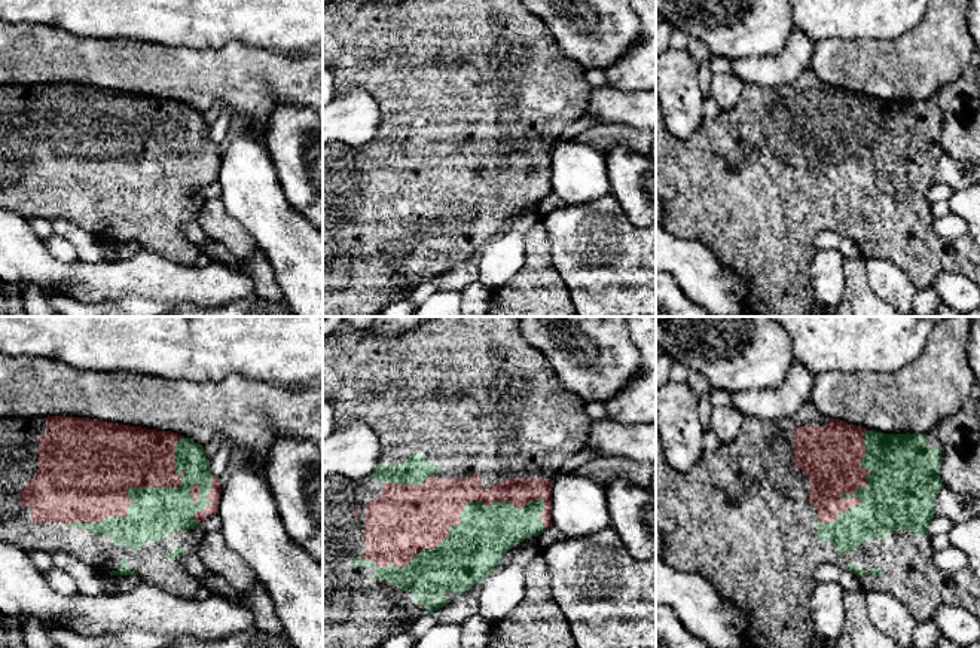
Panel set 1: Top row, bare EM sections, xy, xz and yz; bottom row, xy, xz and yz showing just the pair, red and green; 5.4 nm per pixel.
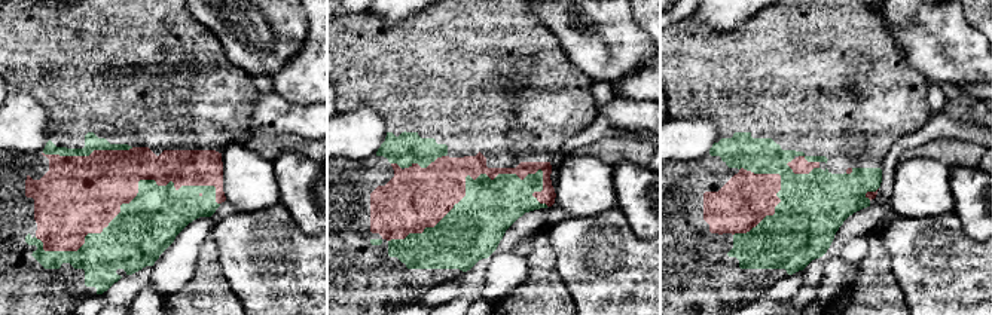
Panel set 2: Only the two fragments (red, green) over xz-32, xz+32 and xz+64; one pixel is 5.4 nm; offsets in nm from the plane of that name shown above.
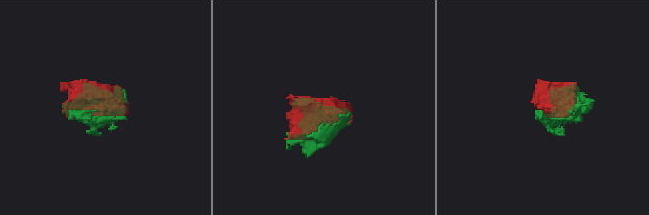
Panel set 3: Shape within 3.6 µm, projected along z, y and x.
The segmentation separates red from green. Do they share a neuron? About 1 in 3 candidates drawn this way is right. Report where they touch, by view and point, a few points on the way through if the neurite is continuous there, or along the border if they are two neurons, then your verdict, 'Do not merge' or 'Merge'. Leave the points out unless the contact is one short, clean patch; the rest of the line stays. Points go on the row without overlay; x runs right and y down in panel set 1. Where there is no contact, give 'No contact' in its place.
Touches red at xz (457, 192). Merge

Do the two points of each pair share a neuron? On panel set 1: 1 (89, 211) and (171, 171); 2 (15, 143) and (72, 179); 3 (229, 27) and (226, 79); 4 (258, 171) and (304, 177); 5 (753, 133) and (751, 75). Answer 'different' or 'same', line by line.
1: same
2: same
3: different
4: different
5: different

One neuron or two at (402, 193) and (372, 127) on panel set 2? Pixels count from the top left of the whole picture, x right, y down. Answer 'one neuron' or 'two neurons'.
two neurons

